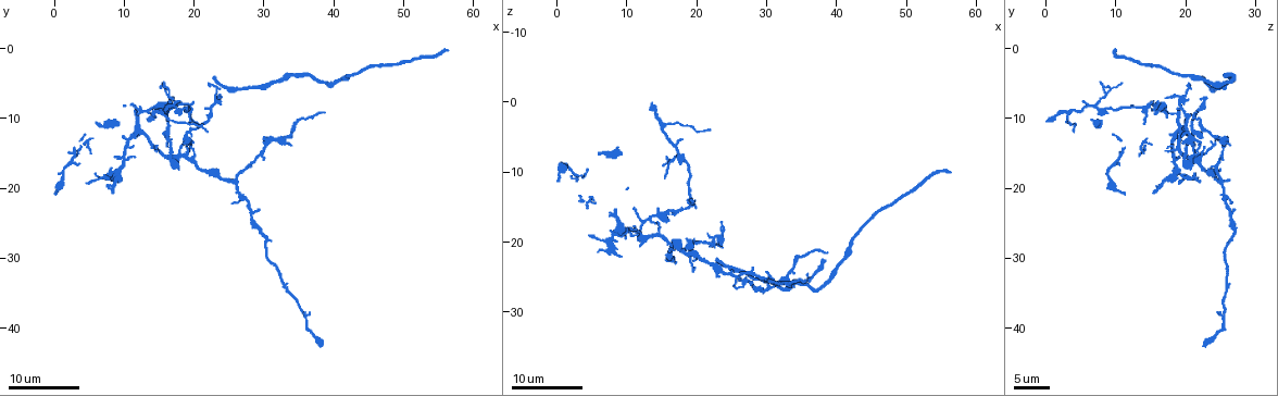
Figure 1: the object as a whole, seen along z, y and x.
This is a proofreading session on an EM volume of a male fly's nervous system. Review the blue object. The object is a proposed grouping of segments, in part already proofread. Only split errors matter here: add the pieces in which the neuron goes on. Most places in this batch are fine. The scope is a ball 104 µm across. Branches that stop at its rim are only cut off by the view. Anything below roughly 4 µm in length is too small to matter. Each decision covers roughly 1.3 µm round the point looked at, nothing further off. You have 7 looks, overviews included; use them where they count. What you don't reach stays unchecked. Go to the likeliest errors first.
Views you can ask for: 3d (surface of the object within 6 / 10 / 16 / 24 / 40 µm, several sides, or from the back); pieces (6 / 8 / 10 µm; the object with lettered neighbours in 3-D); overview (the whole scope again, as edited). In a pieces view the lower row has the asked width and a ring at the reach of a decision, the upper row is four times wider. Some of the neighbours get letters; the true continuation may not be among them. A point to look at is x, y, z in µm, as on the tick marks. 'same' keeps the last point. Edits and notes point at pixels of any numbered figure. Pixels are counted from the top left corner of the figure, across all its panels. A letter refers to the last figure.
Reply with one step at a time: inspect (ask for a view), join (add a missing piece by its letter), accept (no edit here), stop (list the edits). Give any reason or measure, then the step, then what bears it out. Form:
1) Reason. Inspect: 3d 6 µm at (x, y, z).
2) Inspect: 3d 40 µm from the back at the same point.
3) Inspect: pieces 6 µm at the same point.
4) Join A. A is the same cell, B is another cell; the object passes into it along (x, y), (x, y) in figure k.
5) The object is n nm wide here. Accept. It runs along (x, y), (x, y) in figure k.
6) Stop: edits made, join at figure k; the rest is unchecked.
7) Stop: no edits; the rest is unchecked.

An open end. Inspect: 3d 24 µm at (38.0, 42.5, 23.0).

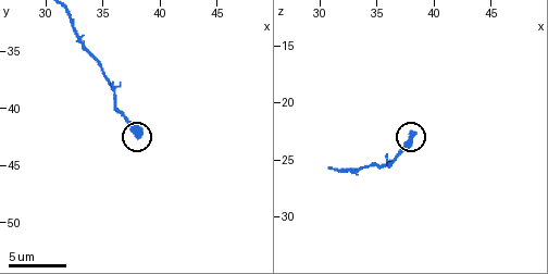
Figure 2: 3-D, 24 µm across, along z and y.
Inspect: pieces 8 µm at (38.2, 42.2, 22.6).

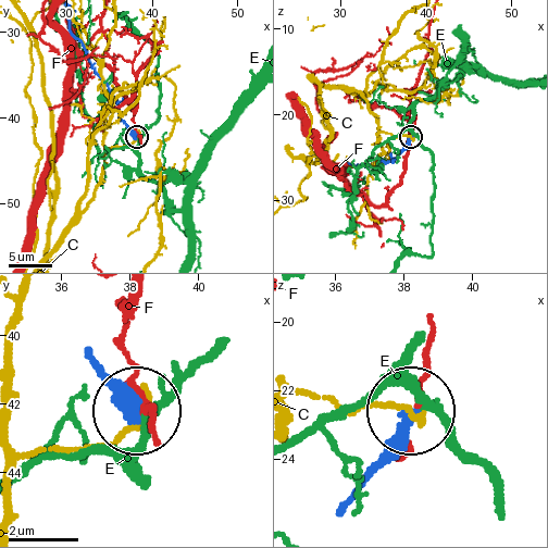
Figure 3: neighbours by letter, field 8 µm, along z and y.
Accept. C, E and F are other cells; it runs along (95, 359), (136, 409) in figure 3; no lettered piece goes on from it.

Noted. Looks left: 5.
End of a long branch. Inspect: 3d 16 µm at (39.0, 9.5, 21.5).

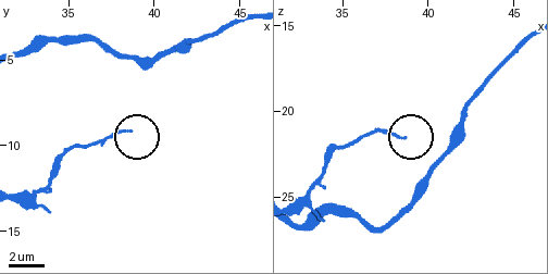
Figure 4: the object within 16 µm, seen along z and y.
What lies round it. Inspect: pieces 6 µm at (38.7, 9.2, 21.6).

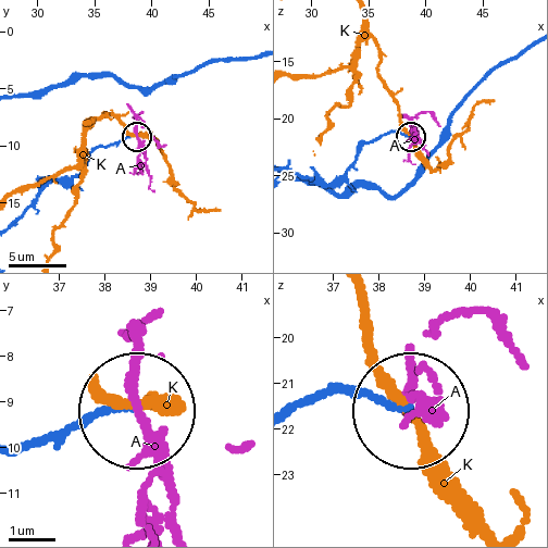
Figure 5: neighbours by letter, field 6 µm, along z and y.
Accept. A and K are other cells; it runs along (291, 171), (333, 183), (364, 144), (391, 133), (410, 135) in figure 5; no lettered piece goes on from it.

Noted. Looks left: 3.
An open end. Inspect: 3d 16 µm at (13.5, 10.0, 0.0).

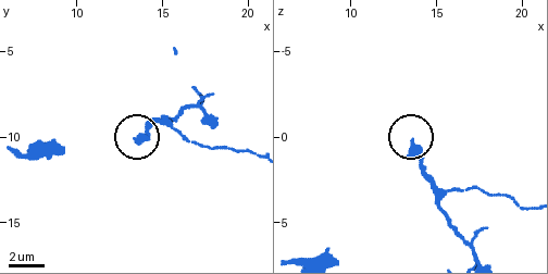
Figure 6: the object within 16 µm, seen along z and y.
Inspect: pieces 8 µm at (13.6, 10.4, 0.2).

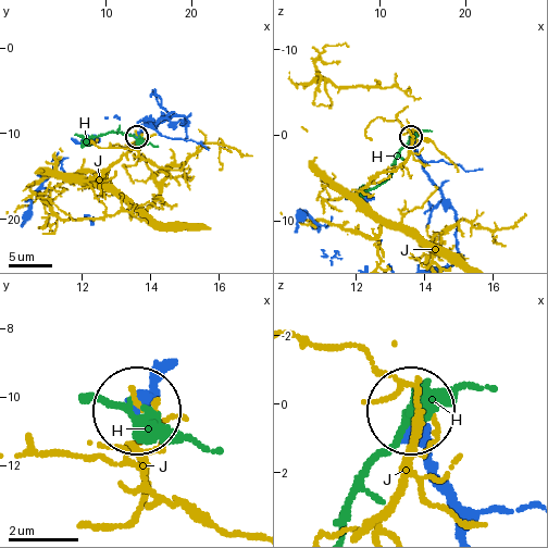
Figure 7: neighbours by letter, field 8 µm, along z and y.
Accept. H and J are other cells; it runs along (169, 368), (142, 411) in figure 7; none of them fits.

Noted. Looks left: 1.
Stop: no edits; the rest is unchecked.

